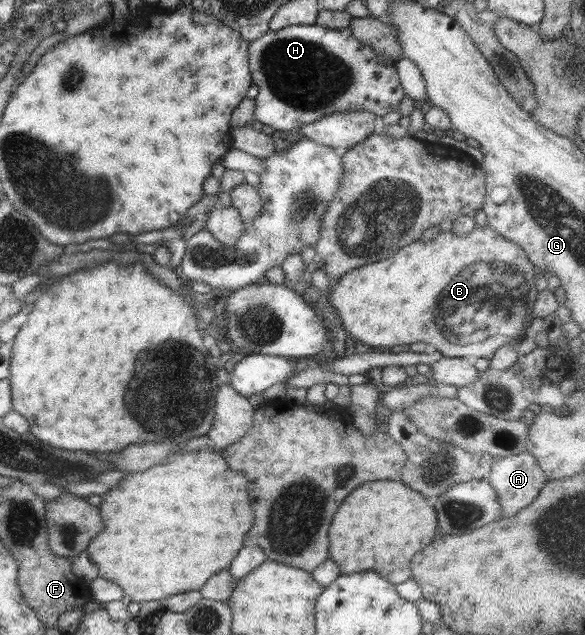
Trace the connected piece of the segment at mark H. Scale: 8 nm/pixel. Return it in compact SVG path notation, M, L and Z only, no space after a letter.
M314 22L312 25L288 25L277 31L268 30L248 43L247 63L251 84L258 89L254 98L255 120L282 132L298 129L332 112L364 110L375 116L384 116L396 111L396 106L404 98L394 60L391 59L390 63L388 58L386 64L378 62L378 54L372 51L372 47L352 37L348 27L331 29Z

